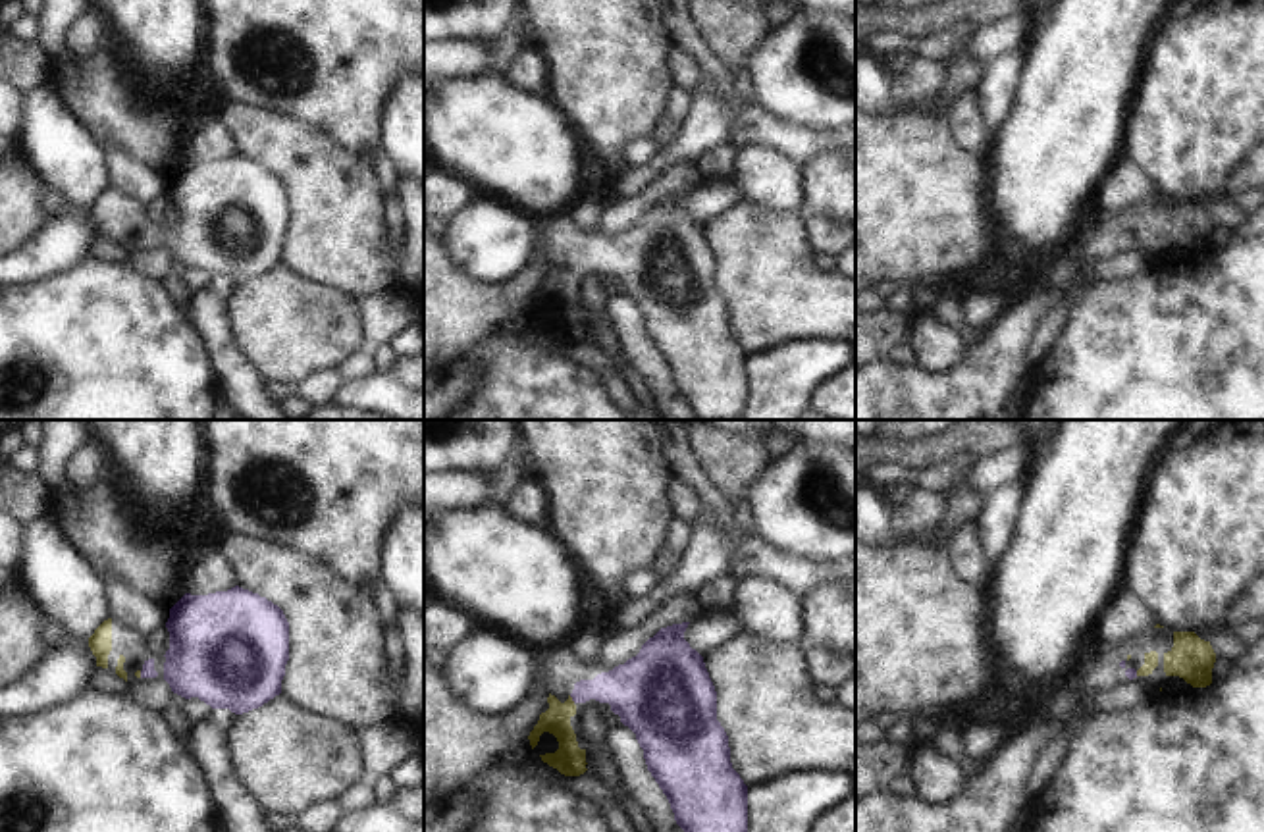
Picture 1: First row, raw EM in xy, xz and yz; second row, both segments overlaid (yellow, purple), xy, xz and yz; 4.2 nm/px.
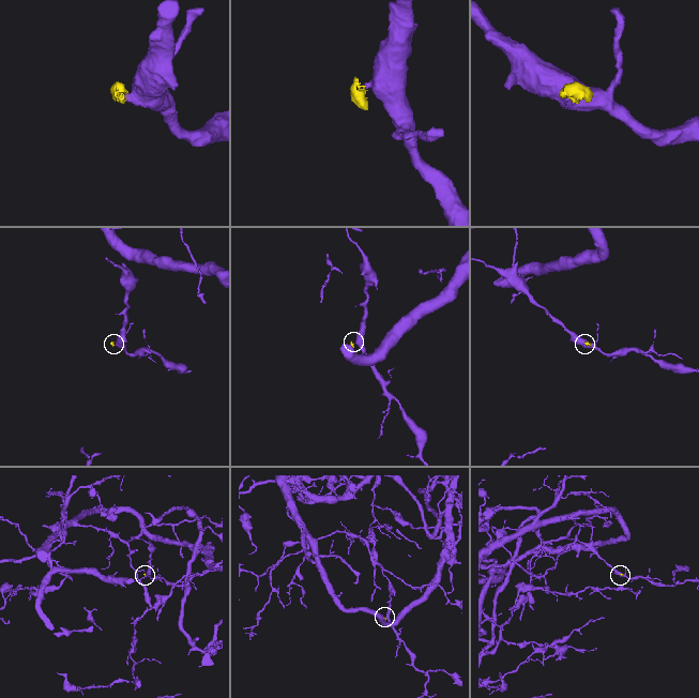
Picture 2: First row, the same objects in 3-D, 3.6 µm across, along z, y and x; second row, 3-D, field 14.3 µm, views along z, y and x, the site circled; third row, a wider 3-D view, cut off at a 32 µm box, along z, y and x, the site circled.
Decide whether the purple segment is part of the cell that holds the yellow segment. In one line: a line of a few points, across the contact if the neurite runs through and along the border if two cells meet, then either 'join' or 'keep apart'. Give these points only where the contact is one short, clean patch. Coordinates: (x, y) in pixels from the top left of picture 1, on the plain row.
xz (569, 328), (563, 282), (571, 268), (584, 259), (629, 257) | join

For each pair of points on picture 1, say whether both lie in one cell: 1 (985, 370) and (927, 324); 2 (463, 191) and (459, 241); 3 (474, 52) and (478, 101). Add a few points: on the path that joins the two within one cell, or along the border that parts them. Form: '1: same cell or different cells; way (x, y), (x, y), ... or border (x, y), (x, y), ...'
1: different cells; border (970, 347), (950, 368), (929, 372), (920, 364)
2: different cells; border (476, 197), (446, 218)
3: different cells; border (482, 74), (444, 81)

